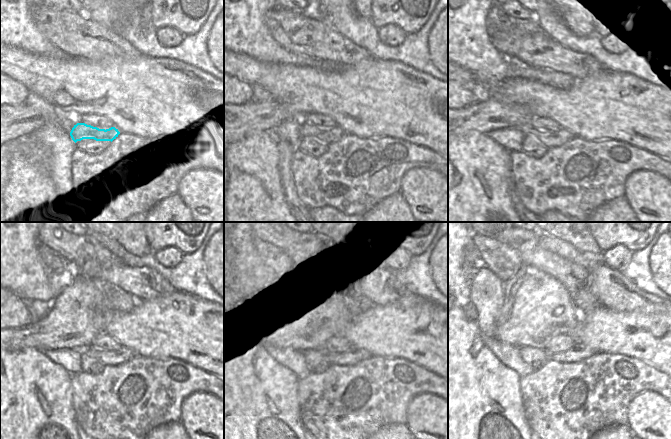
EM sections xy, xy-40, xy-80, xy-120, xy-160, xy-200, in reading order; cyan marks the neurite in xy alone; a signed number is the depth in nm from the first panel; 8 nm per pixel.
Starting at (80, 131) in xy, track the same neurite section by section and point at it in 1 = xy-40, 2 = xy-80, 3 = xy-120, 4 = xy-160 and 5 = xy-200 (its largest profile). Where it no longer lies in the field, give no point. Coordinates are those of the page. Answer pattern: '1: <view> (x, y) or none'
1: xy-40 (327, 136)
2: xy-80 (551, 139)
3: xy-120 (122, 355)
4: xy-160 (353, 355)
5: xy-200 (579, 352)

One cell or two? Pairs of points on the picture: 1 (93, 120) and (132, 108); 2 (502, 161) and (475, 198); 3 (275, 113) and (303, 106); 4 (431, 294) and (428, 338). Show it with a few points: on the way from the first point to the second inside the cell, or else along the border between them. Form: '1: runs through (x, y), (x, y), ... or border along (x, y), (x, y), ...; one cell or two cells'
1: border along (80, 117), (83, 115), (102, 115), (114, 126); two cells
2: runs through (488, 166), (476, 168), (473, 171), (472, 184); one cell
3: border along (272, 100), (280, 104), (293, 117); two cells
4: border along (411, 293), (437, 304); two cells

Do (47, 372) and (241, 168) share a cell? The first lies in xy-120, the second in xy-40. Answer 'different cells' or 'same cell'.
same cell

